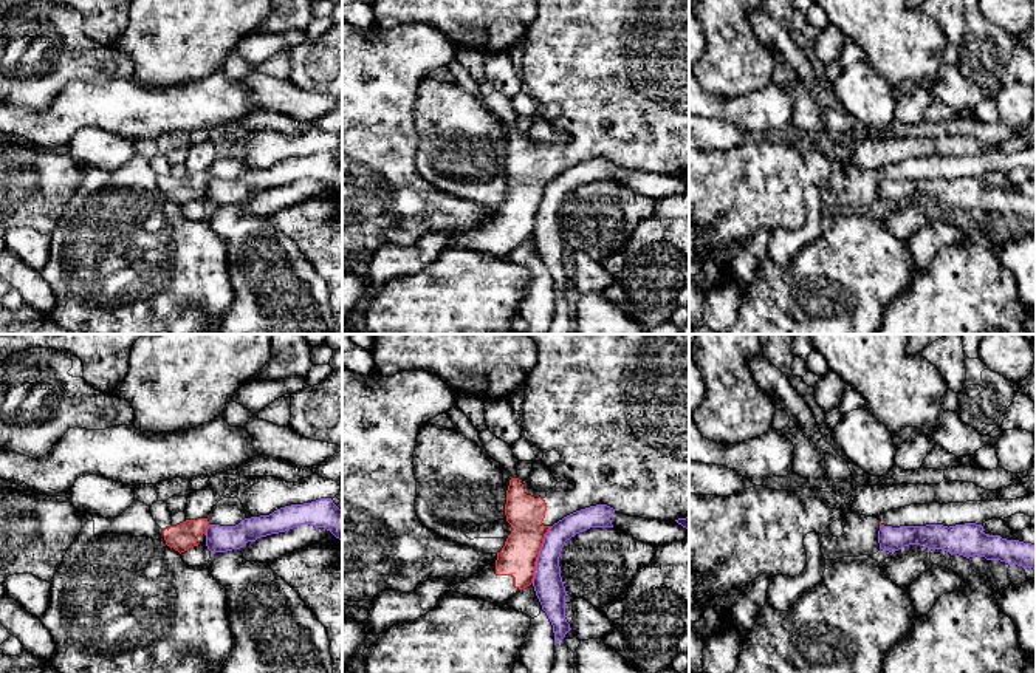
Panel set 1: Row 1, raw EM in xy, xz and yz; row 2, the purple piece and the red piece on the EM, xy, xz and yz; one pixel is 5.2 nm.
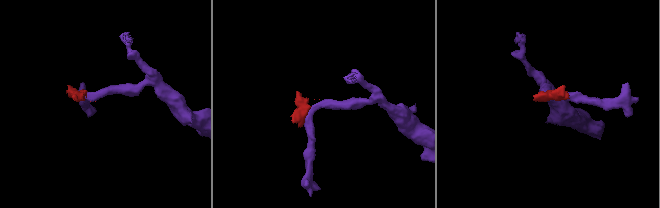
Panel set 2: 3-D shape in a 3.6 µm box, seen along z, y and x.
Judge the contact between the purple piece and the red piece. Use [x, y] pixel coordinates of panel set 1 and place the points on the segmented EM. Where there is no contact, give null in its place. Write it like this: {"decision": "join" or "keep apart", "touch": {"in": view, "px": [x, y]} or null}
{"decision": "keep apart", "touch": {"in": "xz", "px": [539, 554]}}

